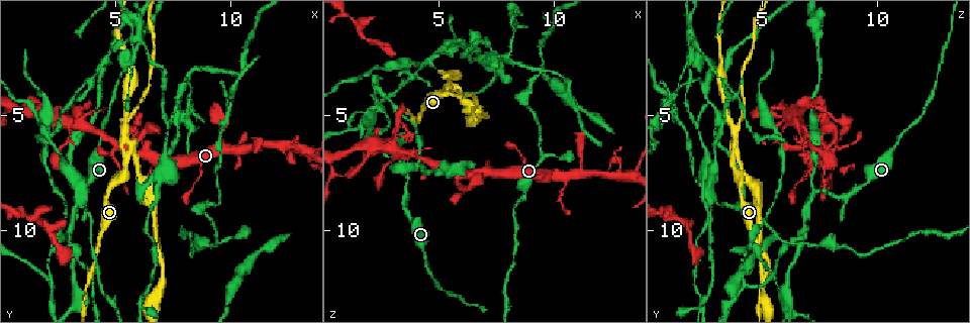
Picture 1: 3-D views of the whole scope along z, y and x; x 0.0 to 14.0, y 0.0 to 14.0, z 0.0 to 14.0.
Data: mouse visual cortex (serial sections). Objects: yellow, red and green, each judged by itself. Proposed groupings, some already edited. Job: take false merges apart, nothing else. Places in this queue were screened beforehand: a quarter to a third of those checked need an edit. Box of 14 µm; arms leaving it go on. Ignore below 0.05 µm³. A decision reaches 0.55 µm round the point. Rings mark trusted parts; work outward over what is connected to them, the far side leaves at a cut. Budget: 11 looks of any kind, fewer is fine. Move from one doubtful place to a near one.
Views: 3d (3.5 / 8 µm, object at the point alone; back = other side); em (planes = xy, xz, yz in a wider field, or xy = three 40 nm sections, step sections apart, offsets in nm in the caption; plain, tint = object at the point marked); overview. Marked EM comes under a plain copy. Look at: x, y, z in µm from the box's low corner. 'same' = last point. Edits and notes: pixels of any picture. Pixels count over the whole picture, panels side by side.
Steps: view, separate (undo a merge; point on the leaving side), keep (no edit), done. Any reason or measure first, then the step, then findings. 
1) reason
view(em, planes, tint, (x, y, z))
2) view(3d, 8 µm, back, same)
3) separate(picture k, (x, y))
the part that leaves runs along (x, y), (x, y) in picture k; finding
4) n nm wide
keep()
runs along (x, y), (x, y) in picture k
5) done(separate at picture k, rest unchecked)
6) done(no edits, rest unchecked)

abrupt turn
view(em, planes, tint, (5.2, 6.3, 7.2))

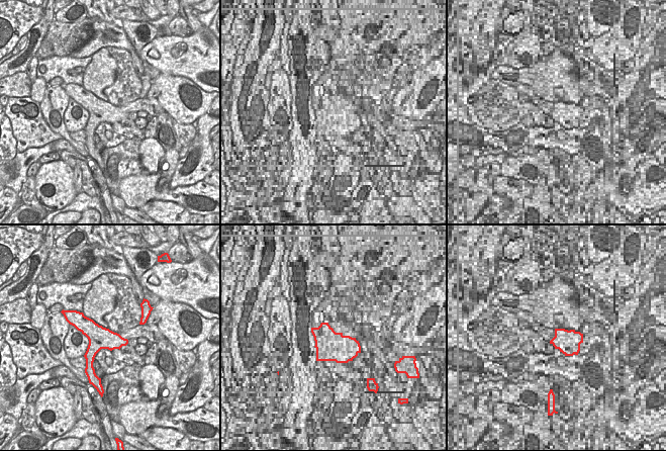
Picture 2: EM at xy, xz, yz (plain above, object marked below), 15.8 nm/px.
view(3d, 3.5 µm, same)

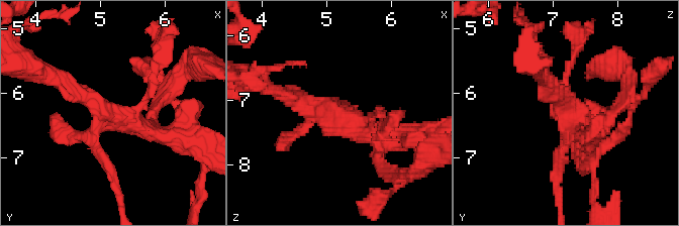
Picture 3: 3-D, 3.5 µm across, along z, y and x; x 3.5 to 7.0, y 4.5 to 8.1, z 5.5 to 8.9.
separate(picture 3, (57, 125))
the part that leaves runs along (95, 132), (122, 210) in picture 3; a second cell is stuck on

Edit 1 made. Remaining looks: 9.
abrupt turn
view(3d, 8 µm, (3.2, 5.3, 6.6))

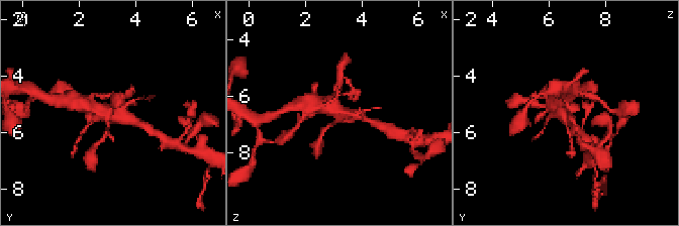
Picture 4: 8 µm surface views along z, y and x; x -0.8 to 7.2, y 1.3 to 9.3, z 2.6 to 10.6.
view(3d, 3.5 µm, (3.4, 5.4, 6.6))

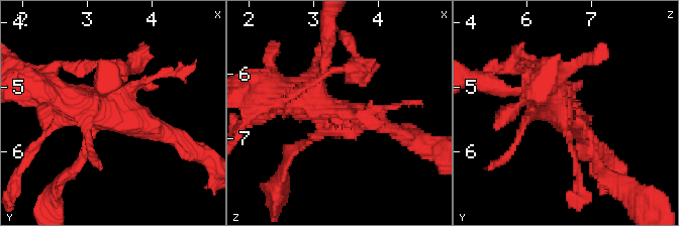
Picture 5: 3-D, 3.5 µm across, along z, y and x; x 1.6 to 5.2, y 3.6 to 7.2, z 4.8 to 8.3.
view(em, xy, step 1, tint, (3.30, 5.40, 6.60))

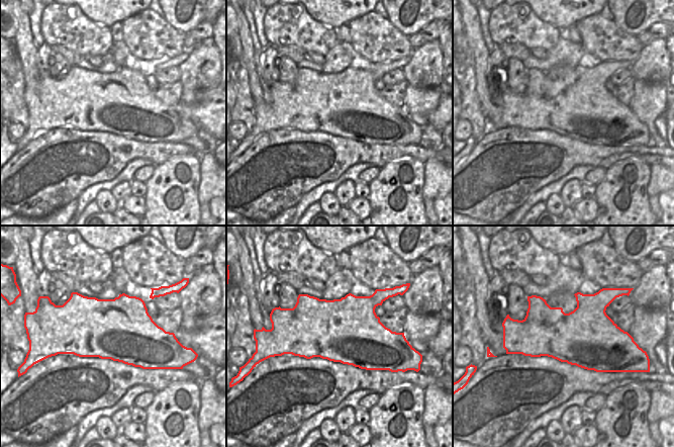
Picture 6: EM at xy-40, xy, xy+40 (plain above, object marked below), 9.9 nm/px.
keep()
runs along (165, 134), (46, 91) in picture 5; all the same cell

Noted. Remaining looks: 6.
a narrow waist
view(3d, 3.5 µm, (6.2, 4.0, 4.2))

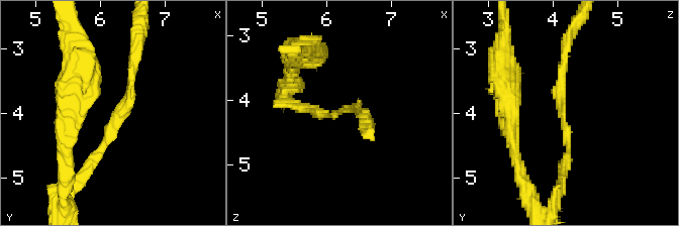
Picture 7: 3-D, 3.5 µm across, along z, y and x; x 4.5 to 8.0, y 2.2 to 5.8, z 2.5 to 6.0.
arms of 150, 150 nm
view(em, planes, tint, (6.30, 4.10, 4.20))

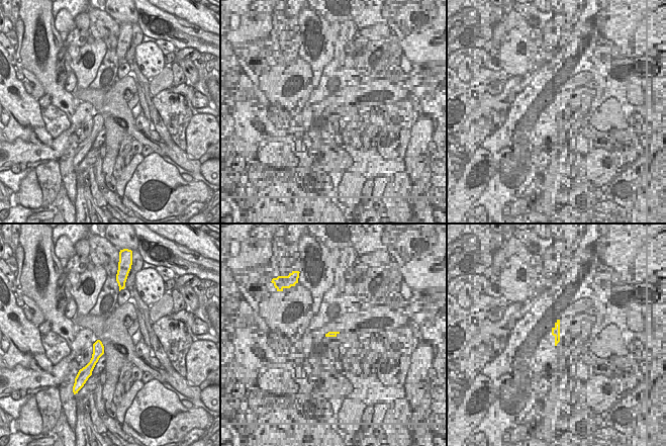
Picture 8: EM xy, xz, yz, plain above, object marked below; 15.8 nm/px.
view(em, xy, step 1, tint, same)

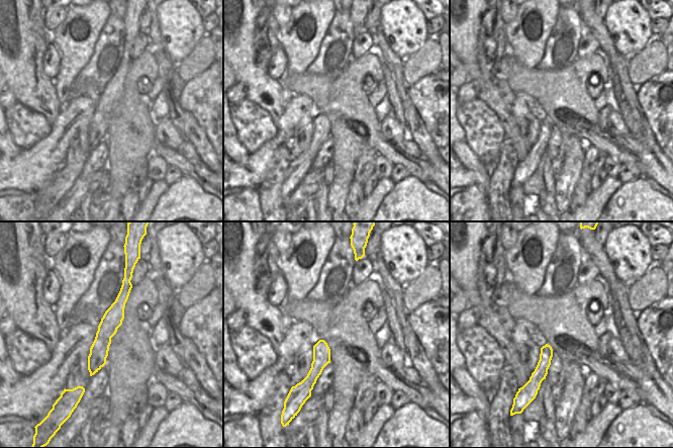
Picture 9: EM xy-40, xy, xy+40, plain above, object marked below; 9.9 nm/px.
keep()
runs along (125, 284), (92, 371) in picture 9; continuous, no second cell

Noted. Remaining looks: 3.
sharp bend
view(3d, 3.5 µm, (3.5, 8.6, 7.1))

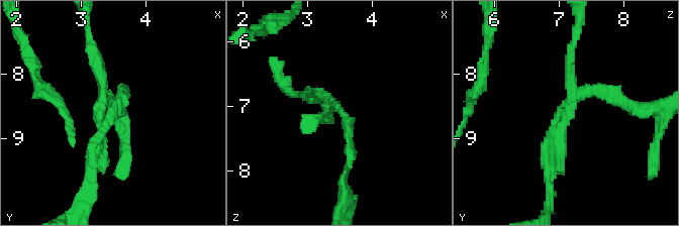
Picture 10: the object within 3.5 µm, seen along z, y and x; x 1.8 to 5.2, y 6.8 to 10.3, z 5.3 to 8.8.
3 arms; arms of 150, 150, 150 nm; need the tissue
view(em, planes, tint, (3.50, 8.55, 7.10))

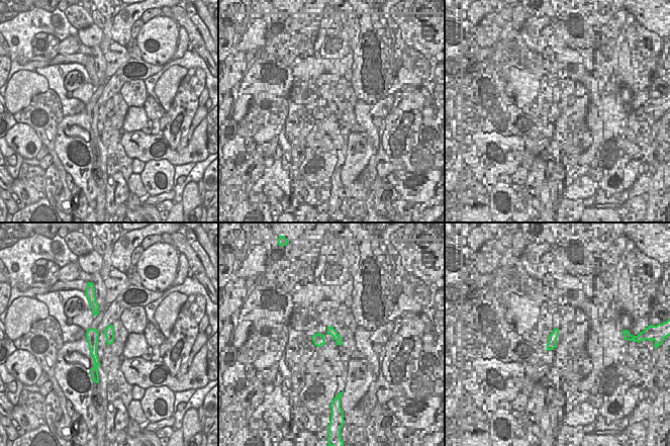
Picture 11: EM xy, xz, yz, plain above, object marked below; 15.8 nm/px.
separate(picture 10, (100, 73))
the part that leaves runs along (105, 107), (102, 80), (87, 27) in picture 10; a second cell is stuck on

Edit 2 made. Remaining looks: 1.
done(separate at picture 3, separate at picture 10, rest unchecked)

